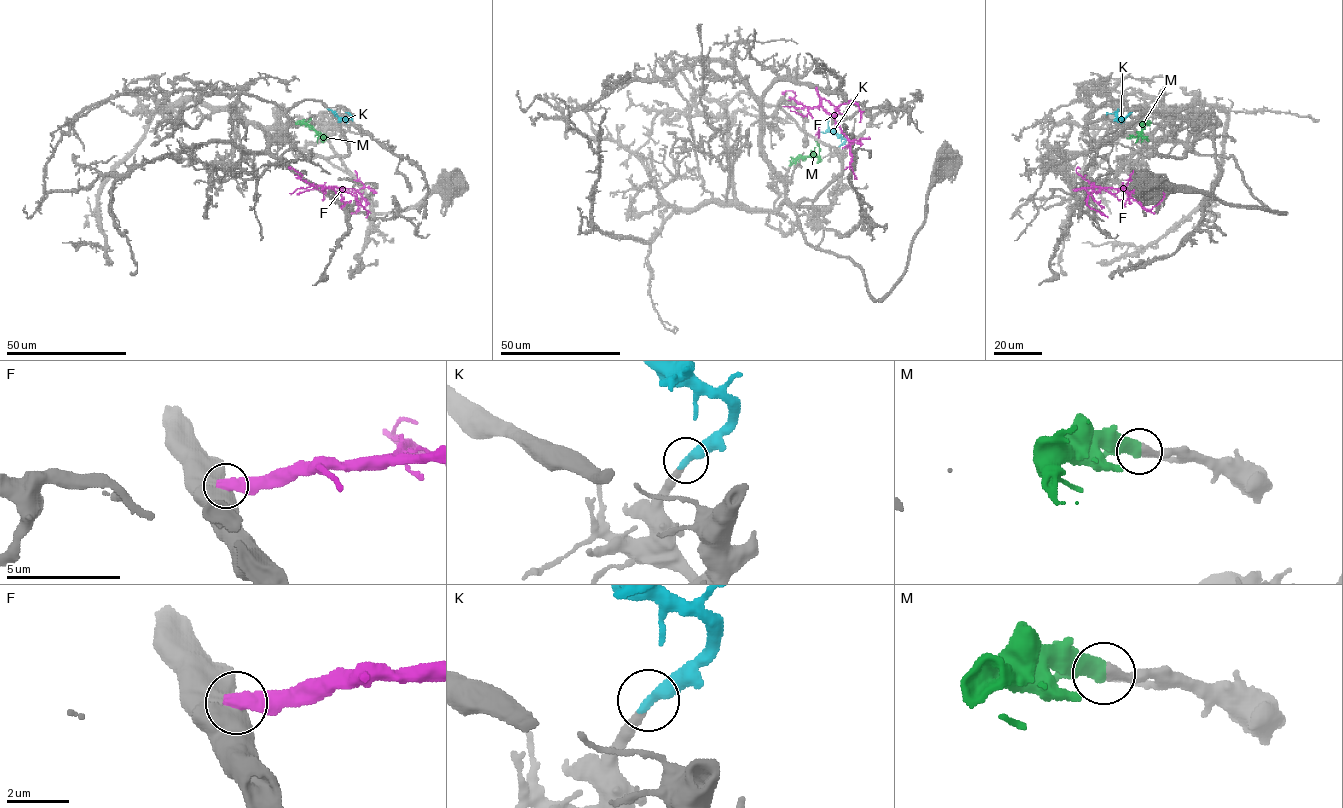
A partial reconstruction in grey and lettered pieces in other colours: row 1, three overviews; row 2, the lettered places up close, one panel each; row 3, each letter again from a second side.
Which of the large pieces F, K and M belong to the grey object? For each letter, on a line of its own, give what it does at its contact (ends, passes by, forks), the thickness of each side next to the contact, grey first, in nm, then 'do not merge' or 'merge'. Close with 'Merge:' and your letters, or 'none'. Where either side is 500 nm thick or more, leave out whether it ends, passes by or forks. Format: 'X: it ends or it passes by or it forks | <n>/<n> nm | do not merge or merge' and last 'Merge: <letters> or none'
F: 850/600 nm | do not merge
K: it ends | 280/400 nm | merge
M: 400/550 nm | merge
Merge: K, M

